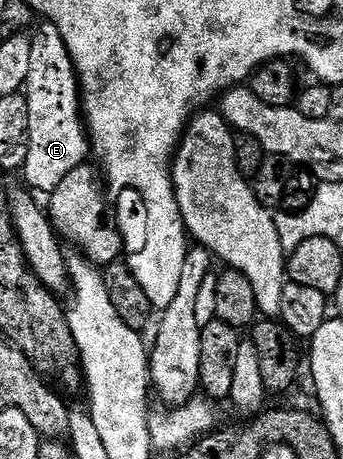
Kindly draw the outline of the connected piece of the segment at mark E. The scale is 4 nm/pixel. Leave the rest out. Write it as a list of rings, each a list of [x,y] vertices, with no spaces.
[[[41,85],[31,87],[33,120],[31,121],[28,155],[23,172],[25,172],[25,177],[32,190],[41,191],[43,195],[48,195],[56,187],[59,187],[59,183],[65,179],[70,171],[86,162],[87,151],[90,152],[91,143],[88,134],[83,131],[84,124],[81,113],[73,113],[73,111],[67,113],[65,111],[67,99],[63,99],[63,97],[73,95],[73,93],[65,93],[65,89],[57,89],[57,93],[51,95],[49,89],[41,91],[39,87]]]

